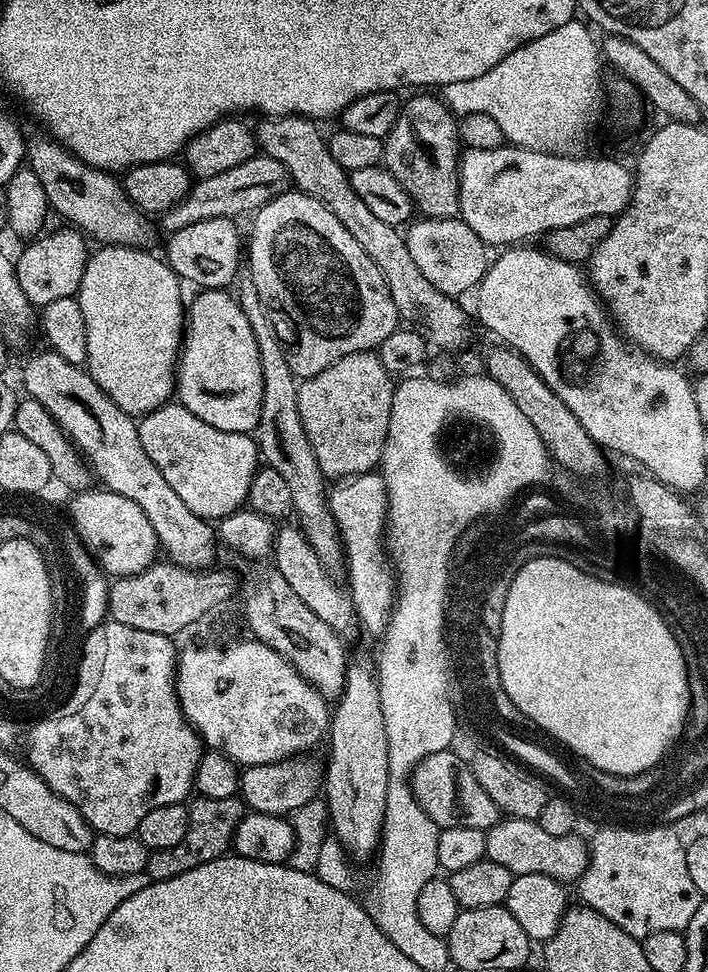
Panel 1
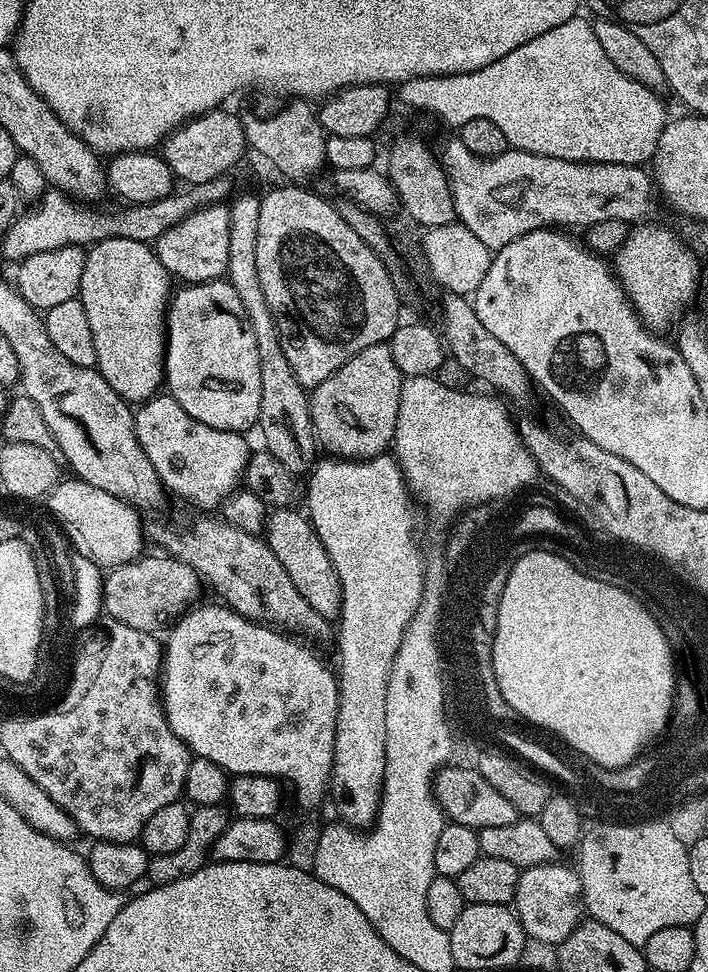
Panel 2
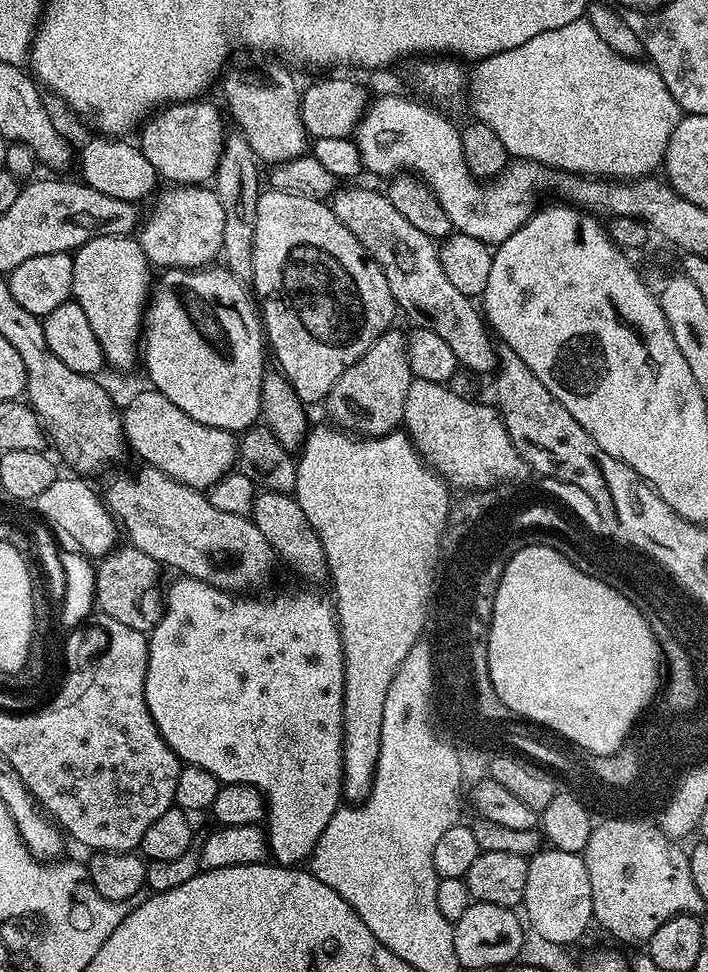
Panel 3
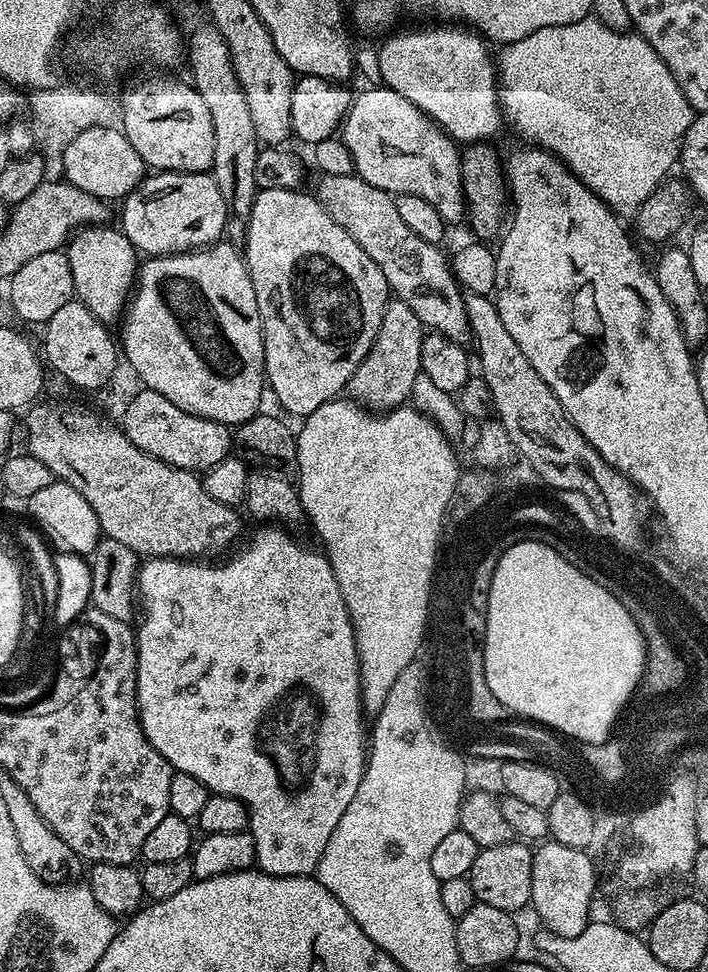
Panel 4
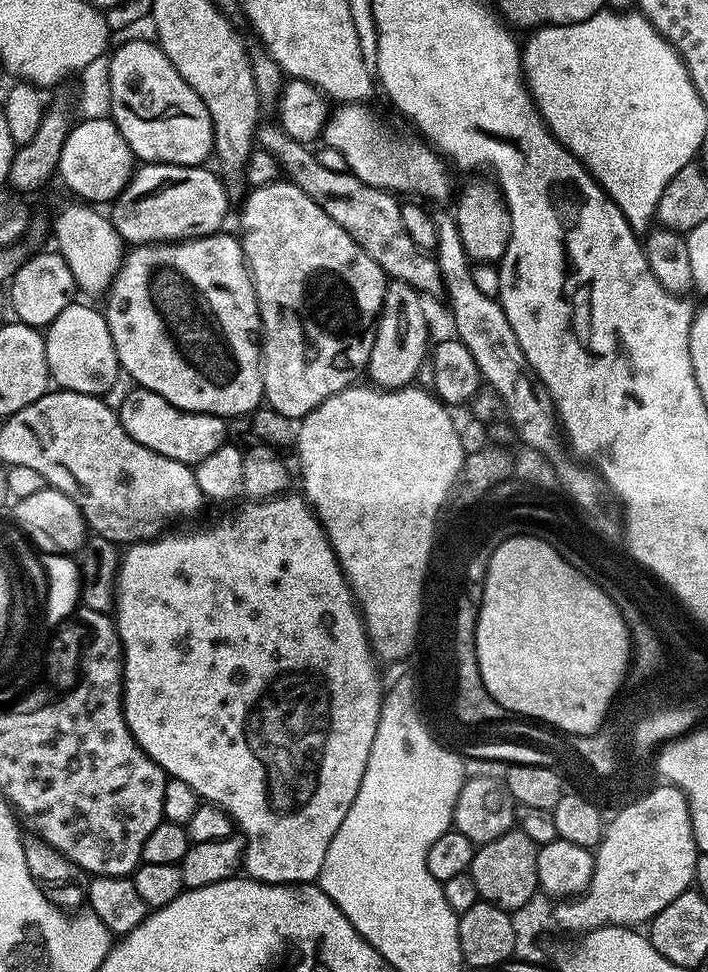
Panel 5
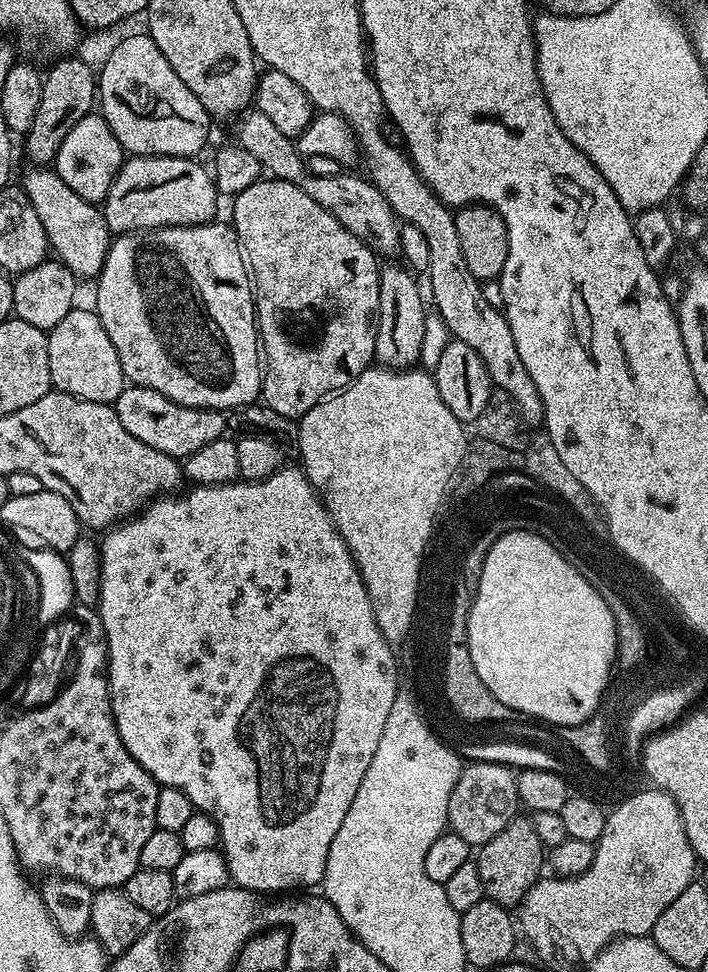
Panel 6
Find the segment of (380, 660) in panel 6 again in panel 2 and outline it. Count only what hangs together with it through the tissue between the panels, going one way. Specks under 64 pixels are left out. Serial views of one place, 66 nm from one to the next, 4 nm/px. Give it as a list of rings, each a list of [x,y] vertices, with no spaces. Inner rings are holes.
[[[197,603],[189,607],[167,629],[168,641],[165,639],[162,644],[162,667],[160,670],[160,698],[164,705],[166,722],[170,730],[188,748],[193,757],[201,756],[210,758],[221,768],[232,776],[266,776],[274,780],[283,781],[292,788],[296,788],[296,800],[304,808],[316,808],[323,800],[326,800],[326,793],[330,788],[332,778],[332,763],[334,762],[334,730],[338,718],[338,686],[336,685],[336,673],[328,664],[315,652],[311,643],[300,638],[293,638],[275,627],[259,622],[253,622],[240,616],[233,609],[223,603],[216,604]]]

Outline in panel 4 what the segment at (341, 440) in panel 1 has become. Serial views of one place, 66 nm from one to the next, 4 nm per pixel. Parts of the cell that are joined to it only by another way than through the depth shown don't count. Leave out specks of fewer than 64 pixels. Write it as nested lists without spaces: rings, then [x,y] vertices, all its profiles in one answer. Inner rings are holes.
[[[397,298],[389,299],[388,305],[384,307],[382,326],[378,330],[376,341],[368,351],[368,356],[362,358],[347,391],[369,410],[387,410],[403,405],[411,397],[414,382],[421,375],[420,343],[423,342],[425,335],[426,328],[410,306]]]

